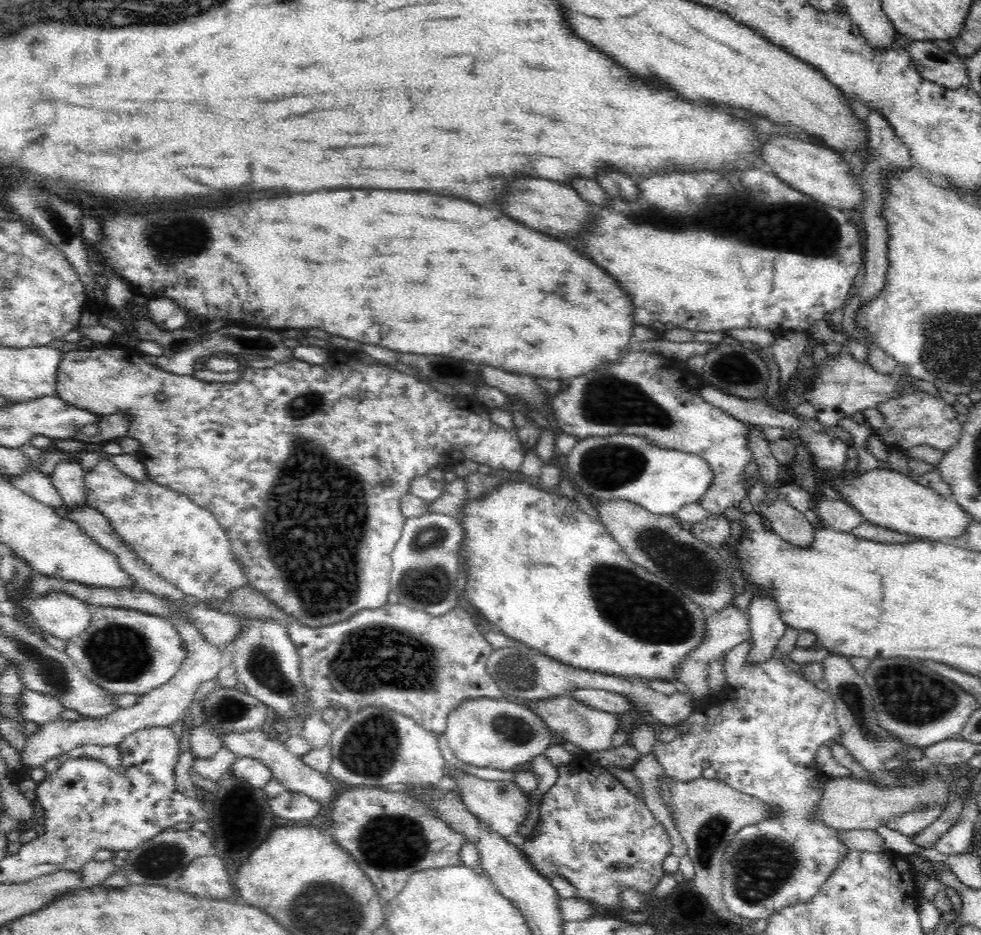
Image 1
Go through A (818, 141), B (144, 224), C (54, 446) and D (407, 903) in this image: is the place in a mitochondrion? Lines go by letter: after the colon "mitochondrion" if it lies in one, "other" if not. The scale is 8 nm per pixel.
A: other
B: other
C: other
D: other

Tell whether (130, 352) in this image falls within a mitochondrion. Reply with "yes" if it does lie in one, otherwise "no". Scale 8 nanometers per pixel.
no

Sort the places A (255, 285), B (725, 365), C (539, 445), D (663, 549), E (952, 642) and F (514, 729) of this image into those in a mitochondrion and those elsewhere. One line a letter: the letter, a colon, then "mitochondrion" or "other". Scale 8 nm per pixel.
A: other
B: mitochondrion
C: other
D: mitochondrion
E: other
F: mitochondrion

